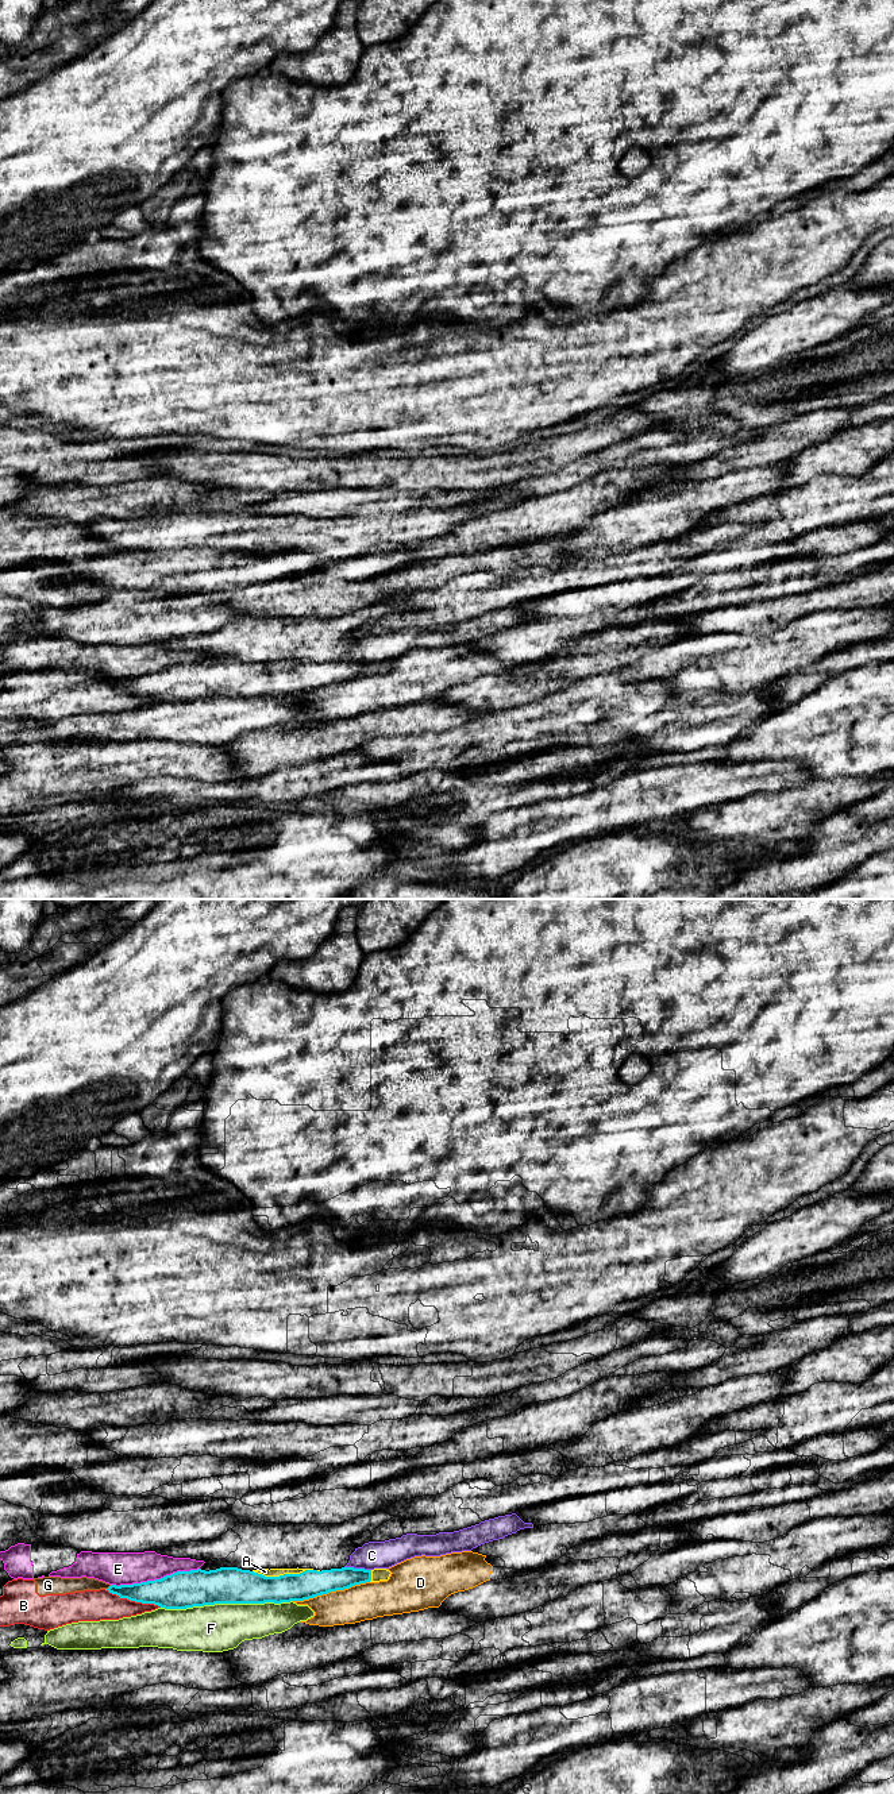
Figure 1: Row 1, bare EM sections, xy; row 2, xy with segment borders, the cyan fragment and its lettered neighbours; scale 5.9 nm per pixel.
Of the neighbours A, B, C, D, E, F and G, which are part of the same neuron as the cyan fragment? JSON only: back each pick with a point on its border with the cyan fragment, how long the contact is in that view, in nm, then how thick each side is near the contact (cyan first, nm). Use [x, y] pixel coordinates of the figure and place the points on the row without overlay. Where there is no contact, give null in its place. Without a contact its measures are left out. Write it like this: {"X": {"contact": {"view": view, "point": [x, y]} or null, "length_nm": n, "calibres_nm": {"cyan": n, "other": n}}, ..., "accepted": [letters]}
{"A": {"contact": {"view": "xy", "point": [284, 667]}, "length_nm": 360, "calibres_nm": {"cyan": 200, "other": 50}}, "accepted": ["A"]}

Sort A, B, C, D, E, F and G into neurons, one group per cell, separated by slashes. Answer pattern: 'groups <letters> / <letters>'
groups A / B G / C / D / E / F

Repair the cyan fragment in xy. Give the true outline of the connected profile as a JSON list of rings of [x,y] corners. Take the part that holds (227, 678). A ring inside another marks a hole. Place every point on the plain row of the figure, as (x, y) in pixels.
[[[342,660],[313,661],[259,661],[177,664],[161,672],[111,678],[109,686],[142,697],[165,702],[186,702],[215,697],[265,697],[304,694],[330,684],[344,683],[366,675],[388,674],[386,661]]]

